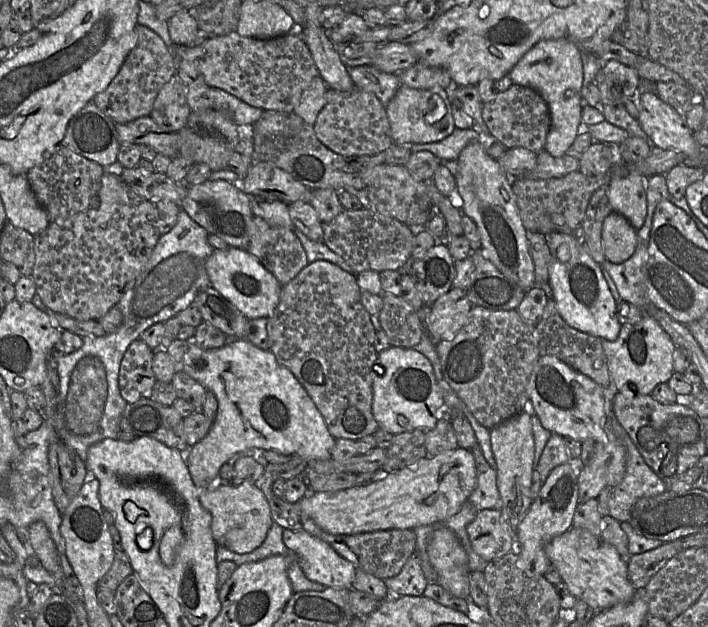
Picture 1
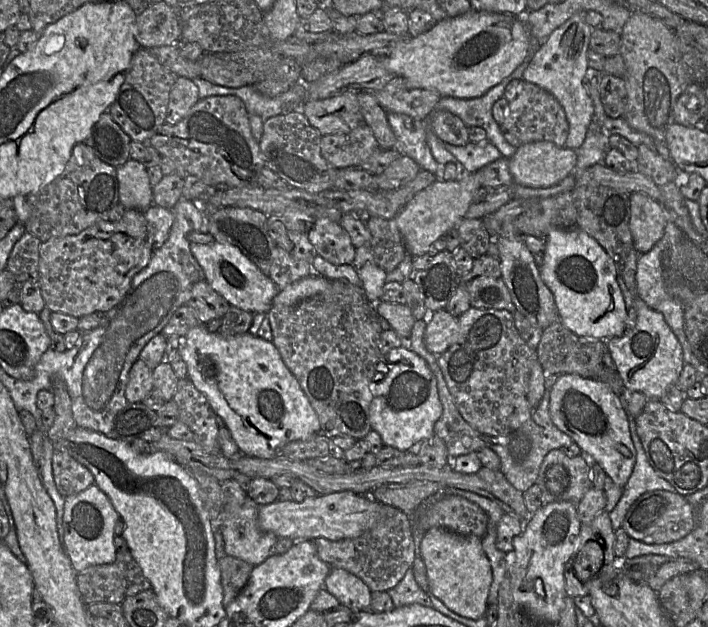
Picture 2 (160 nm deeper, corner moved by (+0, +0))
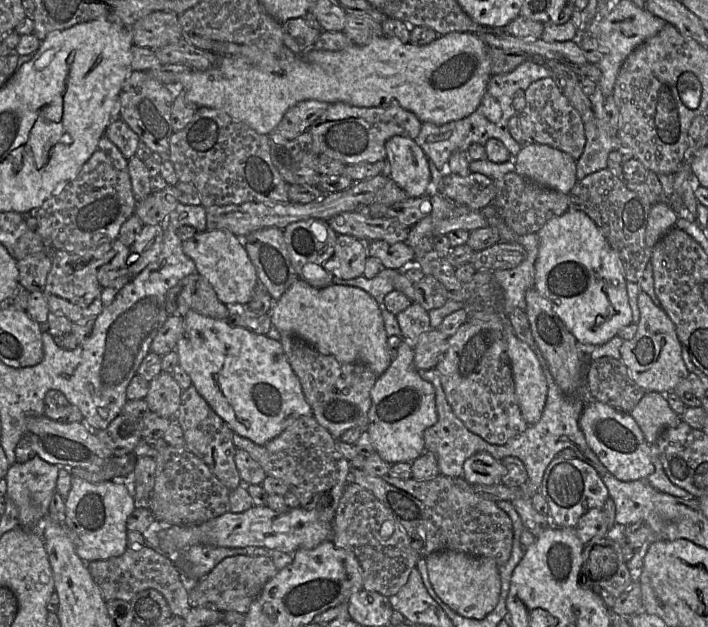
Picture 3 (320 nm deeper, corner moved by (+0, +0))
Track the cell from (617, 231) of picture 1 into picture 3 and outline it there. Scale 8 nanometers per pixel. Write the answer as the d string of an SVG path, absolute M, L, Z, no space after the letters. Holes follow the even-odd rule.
M643 290L638 294L640 321L635 336L623 342L620 353L621 361L628 369L632 380L647 392L661 394L673 391L690 373L683 361L682 344L676 327L667 313L656 306L650 296Z

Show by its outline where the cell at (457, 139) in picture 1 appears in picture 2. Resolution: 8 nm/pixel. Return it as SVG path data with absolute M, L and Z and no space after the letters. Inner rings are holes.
M489 142L472 143L465 146L444 144L468 173L473 173L503 157L500 151Z

